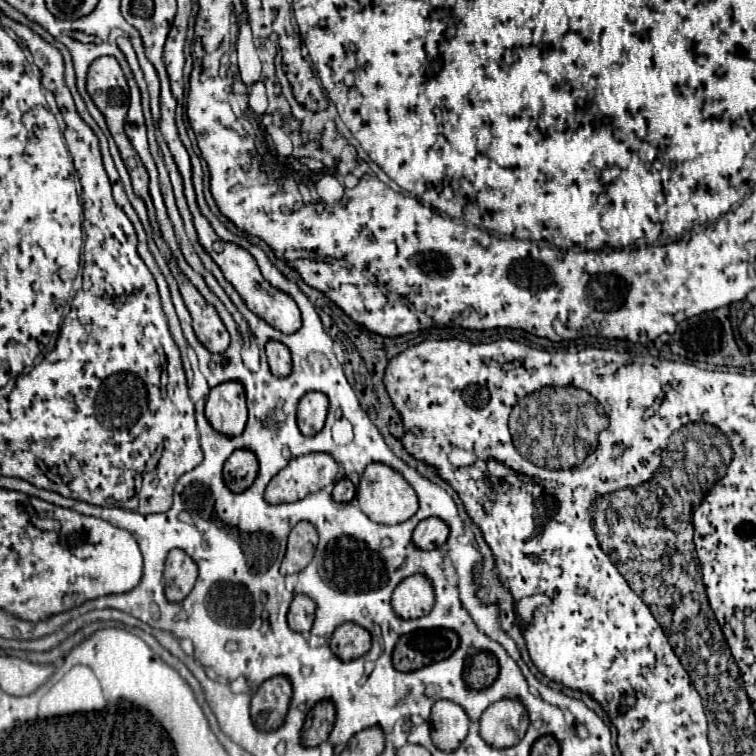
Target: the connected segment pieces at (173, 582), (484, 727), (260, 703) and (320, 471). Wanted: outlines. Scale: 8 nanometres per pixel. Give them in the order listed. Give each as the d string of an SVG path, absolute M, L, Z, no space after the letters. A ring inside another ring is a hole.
M173 549L167 555L163 579L165 579L165 597L167 597L167 601L179 603L191 593L191 589L195 585L197 565L185 551Z
M499 701L485 709L479 719L479 735L493 749L507 749L521 741L529 717L519 701Z
M285 677L267 679L251 699L251 719L259 731L279 729L291 701L291 683Z
M307 453L289 461L265 489L265 501L271 505L305 499L309 493L325 489L339 473L337 461L327 453Z

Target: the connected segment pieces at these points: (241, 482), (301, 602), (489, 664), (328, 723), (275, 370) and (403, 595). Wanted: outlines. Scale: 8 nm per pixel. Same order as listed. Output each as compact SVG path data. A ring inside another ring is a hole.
M239 449L225 461L225 467L223 467L225 485L233 493L243 493L253 485L257 477L257 469L259 469L257 457L247 449Z
M295 595L287 613L287 623L297 633L309 633L315 619L315 603L307 595Z
M477 653L465 661L465 683L469 689L485 689L499 675L499 663L491 653Z
M319 701L313 711L309 711L303 729L301 729L301 745L303 747L317 747L327 741L335 721L335 709L331 701Z
M269 341L265 351L267 351L267 361L269 361L269 367L271 367L271 373L275 377L287 377L291 373L291 353L289 353L289 349L279 341Z
M413 575L397 585L391 607L401 619L417 619L433 609L433 587L425 577Z

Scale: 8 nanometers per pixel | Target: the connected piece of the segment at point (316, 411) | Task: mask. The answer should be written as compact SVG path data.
M311 391L301 397L297 407L297 425L305 437L313 437L317 431L323 429L327 407L329 407L329 401L323 393Z

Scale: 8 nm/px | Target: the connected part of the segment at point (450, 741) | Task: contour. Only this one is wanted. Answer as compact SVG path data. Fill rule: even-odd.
M437 701L431 711L431 739L437 749L455 751L469 731L467 713L453 701Z

